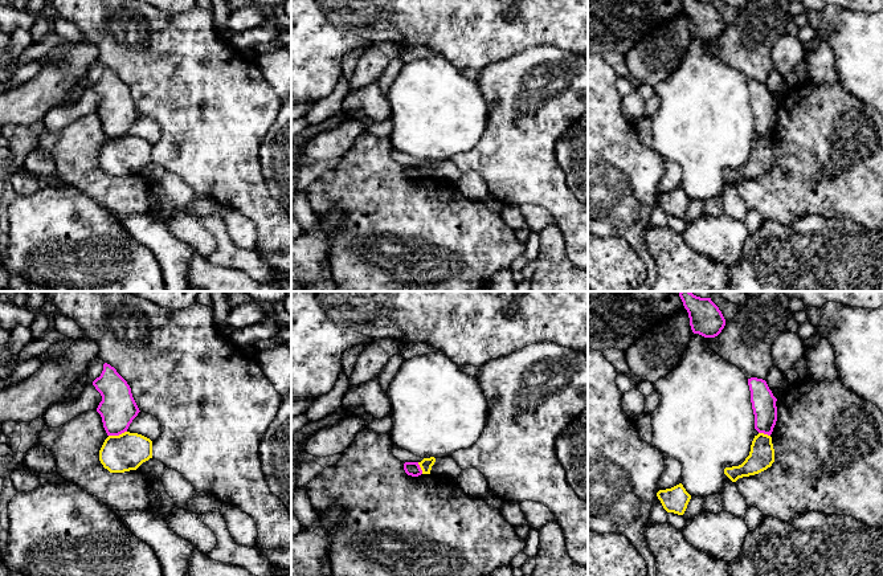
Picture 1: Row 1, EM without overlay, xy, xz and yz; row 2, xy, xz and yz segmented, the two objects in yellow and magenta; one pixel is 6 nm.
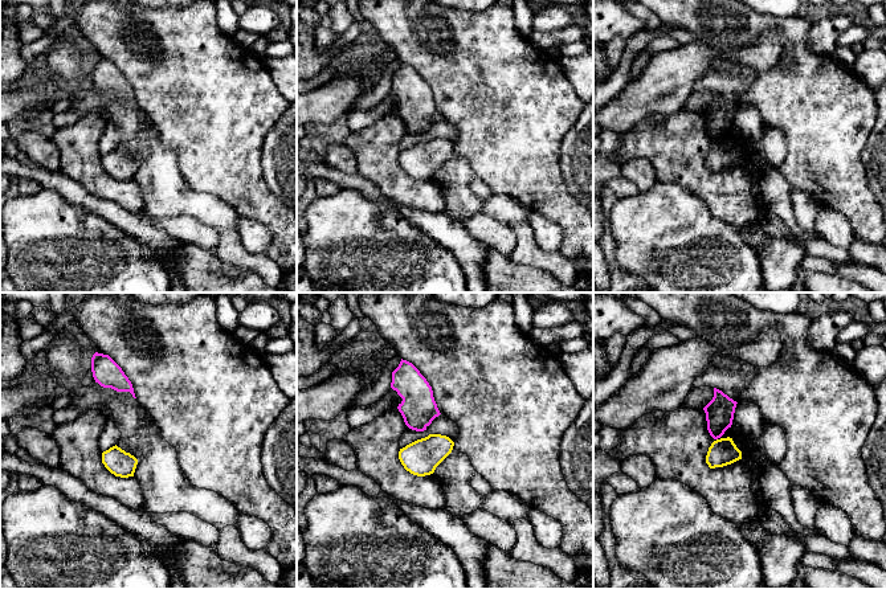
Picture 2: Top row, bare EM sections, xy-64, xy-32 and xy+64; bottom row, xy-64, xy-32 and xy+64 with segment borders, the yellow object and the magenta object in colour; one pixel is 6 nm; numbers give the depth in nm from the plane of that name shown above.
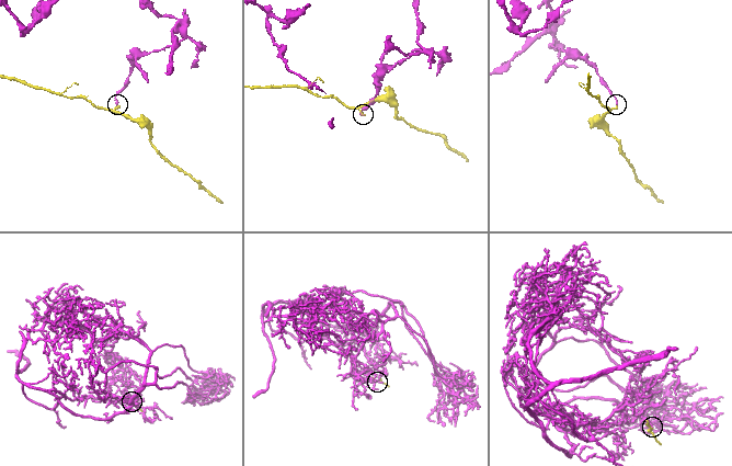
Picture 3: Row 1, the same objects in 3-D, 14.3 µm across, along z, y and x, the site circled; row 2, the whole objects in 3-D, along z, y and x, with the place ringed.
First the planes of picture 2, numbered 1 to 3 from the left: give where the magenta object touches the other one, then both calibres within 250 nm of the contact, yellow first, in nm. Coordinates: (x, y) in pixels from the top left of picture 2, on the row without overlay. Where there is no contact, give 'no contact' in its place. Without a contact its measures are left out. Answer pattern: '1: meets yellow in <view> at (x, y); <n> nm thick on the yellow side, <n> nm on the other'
1: no contact
2: no contact
3: no contact

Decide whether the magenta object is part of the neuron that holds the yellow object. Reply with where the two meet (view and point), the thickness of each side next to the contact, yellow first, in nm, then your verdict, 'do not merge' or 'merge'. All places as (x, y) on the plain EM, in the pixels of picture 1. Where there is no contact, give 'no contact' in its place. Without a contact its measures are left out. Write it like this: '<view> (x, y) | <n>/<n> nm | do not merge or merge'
xy (117, 139) | 220/220 nm | do not merge

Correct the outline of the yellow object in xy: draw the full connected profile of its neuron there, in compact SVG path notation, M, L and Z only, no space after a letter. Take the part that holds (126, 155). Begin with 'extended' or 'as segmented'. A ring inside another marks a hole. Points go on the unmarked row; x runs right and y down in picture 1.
as segmented | M130 135L109 139L99 154L99 164L110 176L136 173L150 162L152 162L152 144Z

